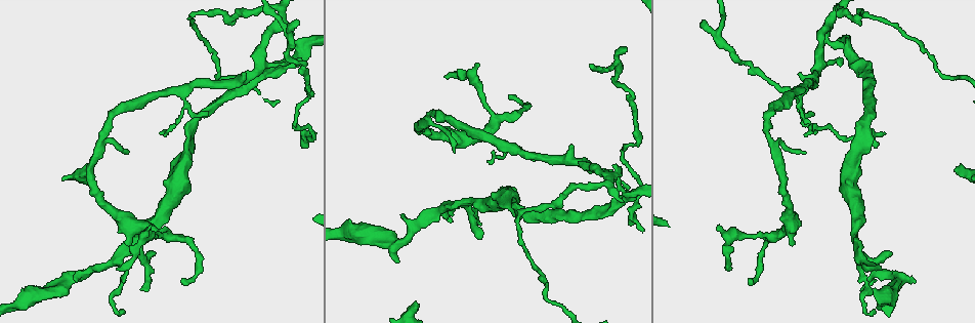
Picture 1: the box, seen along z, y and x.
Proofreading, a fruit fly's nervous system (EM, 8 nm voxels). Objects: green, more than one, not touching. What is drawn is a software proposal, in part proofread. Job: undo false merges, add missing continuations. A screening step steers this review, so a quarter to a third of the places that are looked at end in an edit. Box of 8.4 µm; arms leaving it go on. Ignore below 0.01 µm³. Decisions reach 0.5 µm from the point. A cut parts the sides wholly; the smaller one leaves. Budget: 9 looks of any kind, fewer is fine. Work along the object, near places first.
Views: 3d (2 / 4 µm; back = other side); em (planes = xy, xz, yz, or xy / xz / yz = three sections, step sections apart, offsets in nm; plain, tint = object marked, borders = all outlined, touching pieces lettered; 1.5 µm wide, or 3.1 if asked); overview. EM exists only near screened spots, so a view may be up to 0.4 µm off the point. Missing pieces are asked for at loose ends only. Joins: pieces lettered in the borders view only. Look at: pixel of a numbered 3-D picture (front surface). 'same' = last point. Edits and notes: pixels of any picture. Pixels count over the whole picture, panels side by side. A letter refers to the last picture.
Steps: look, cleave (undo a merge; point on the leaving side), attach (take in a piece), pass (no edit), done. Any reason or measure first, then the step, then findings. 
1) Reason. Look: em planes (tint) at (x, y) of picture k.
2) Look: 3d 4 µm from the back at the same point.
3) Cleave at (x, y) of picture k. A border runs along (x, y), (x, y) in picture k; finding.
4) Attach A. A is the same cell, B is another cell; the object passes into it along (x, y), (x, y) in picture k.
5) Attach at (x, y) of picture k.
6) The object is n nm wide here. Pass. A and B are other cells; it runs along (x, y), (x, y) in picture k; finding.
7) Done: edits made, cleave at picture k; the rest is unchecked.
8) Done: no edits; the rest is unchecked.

Thin end. Look: em xy step 4 (tint) at (701, 23) of picture 1.

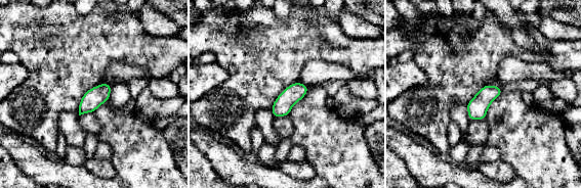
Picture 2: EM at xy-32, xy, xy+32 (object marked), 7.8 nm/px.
Look: em yz step 8 (borders) at the same point.

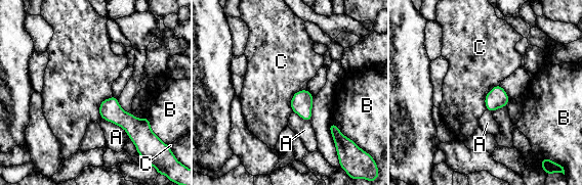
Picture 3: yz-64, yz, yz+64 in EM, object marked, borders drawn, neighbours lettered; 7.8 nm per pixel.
Pass. A, B and C are other cells; no lettered piece goes on from it.

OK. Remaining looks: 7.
An open end. Look: em xy step 4 (tint) at (305, 148) of picture 1.

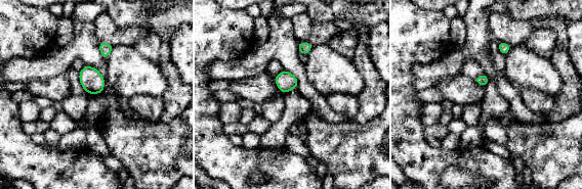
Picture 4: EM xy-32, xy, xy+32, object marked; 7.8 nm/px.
Look: em planes (borders) at the same point.

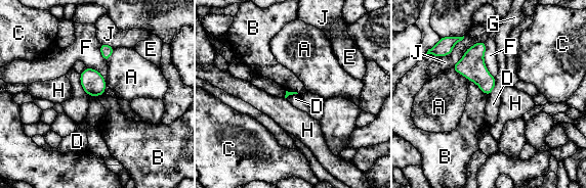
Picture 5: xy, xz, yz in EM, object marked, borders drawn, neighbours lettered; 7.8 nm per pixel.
Pass. A, B, C, D, E, F, G, H and J are other cells; a border runs along (495, 77), (495, 87), (488, 96) in picture 5; no lettered piece goes on from it.

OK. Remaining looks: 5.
Thin end. Look: 3d 4 µm at (750, 278) of picture 1.

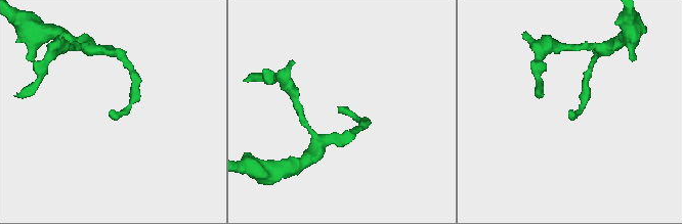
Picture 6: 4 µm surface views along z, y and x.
Shape alone is not enough. Look: em yz step 4 (borders) at (337, 106) of picture 6.

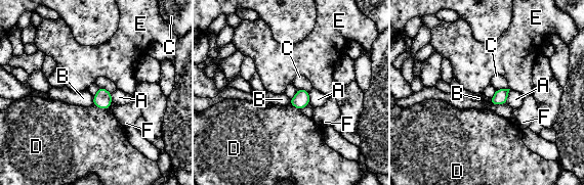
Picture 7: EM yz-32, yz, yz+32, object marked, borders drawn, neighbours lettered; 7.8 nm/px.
Pass. A, B, C, D, E and F are other cells; a border runs along (92, 103), (107, 109) in picture 7; no lettered piece goes on from it.

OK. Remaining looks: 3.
Calibre changes. Look: em xz step 8 (borders) at (343, 234) of picture 1.

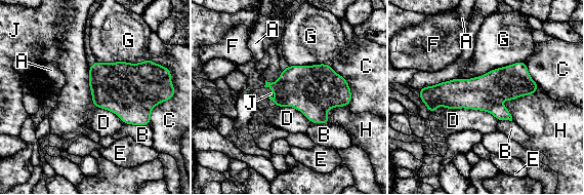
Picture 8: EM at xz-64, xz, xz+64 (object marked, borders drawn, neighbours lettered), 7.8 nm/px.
Pass. A, B, C, D, E, F, G, H and J are other cells; a border runs along (539, 86), (533, 93), (498, 102) in picture 8; all the same neuron.

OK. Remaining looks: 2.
Done: no edits; the rest is unchecked.

